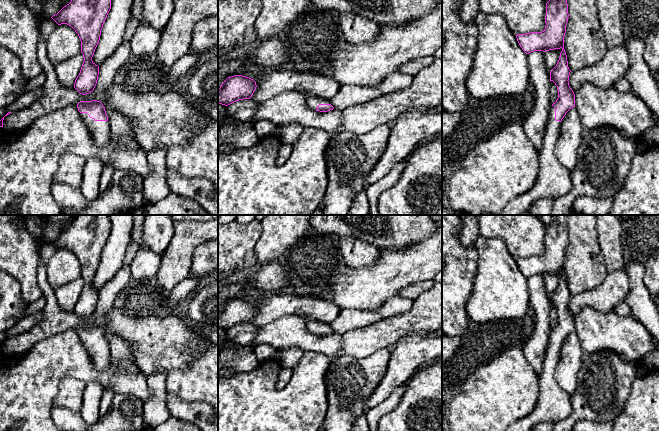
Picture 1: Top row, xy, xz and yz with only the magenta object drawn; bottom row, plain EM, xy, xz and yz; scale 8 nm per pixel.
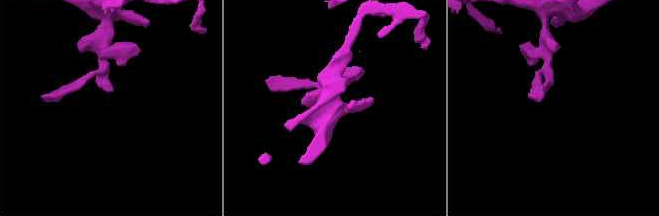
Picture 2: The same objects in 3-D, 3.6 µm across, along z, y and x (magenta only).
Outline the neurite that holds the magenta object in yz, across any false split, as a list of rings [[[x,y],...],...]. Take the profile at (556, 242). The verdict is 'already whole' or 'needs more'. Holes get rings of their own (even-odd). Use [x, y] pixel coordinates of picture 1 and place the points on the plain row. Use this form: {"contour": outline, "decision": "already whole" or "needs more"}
{"contour": [[[551,215],[551,222],[546,227],[545,253],[542,256],[530,256],[516,259],[517,265],[522,274],[529,278],[534,275],[549,275],[562,273],[556,290],[550,296],[550,305],[557,310],[558,322],[549,334],[549,342],[545,351],[542,373],[539,375],[539,399],[530,414],[510,425],[505,431],[530,431],[535,425],[543,422],[557,423],[571,413],[571,395],[564,391],[555,380],[555,370],[559,361],[561,345],[566,337],[575,331],[575,318],[569,310],[569,299],[571,294],[568,291],[567,279],[564,273],[564,260],[568,246],[568,228],[566,215]]], "decision": "needs more"}

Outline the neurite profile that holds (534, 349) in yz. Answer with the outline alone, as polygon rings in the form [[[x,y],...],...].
[[[534,275],[527,278],[530,307],[534,311],[535,326],[532,335],[522,347],[534,371],[542,373],[545,351],[552,328],[549,326],[550,296],[546,293],[545,276]]]

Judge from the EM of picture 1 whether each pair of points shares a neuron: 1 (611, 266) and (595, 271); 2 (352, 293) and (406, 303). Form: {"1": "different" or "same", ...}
{"1": "different", "2": "different"}

